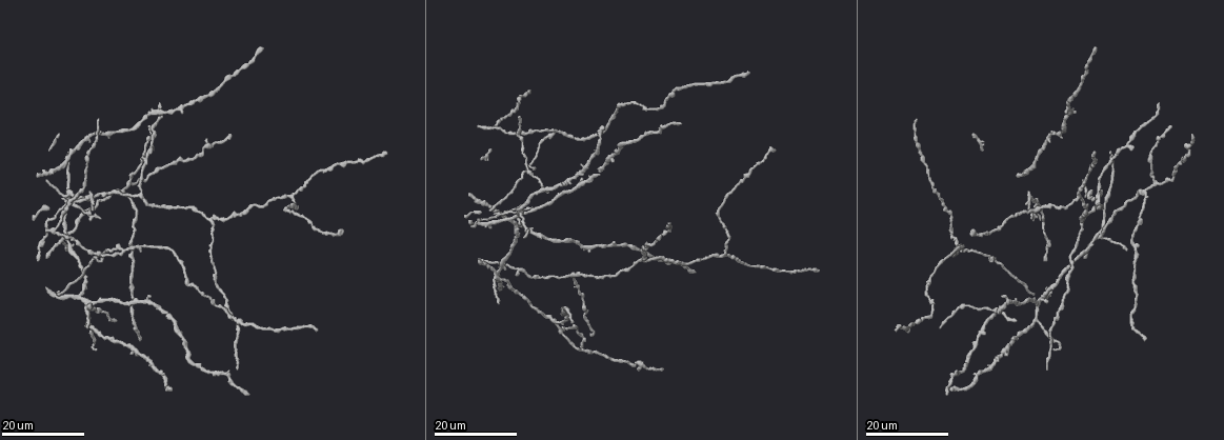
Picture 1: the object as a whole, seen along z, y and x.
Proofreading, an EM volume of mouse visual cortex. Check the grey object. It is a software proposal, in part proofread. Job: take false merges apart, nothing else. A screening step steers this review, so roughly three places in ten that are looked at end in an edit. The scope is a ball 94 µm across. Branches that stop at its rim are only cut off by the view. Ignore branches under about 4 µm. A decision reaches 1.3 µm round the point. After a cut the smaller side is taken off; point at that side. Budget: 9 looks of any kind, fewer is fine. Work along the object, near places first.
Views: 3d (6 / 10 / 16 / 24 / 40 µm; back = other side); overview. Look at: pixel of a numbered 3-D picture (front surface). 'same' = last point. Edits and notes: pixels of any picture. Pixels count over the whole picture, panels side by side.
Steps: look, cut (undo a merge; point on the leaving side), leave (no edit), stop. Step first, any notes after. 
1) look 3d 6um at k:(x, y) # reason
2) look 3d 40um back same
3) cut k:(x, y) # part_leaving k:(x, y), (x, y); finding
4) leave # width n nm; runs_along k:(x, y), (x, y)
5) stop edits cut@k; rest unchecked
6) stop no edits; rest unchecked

look 3d 24um at 1:(1029, 203) # sudden change in width

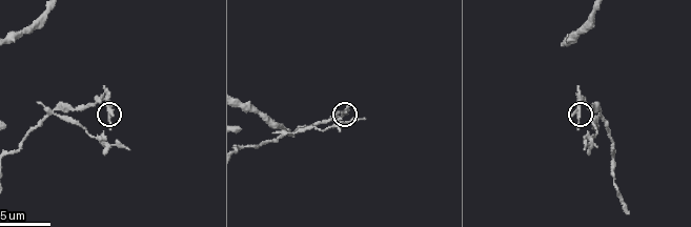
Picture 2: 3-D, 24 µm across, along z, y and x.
look 3d 6um at 2:(580, 106) # zoom in

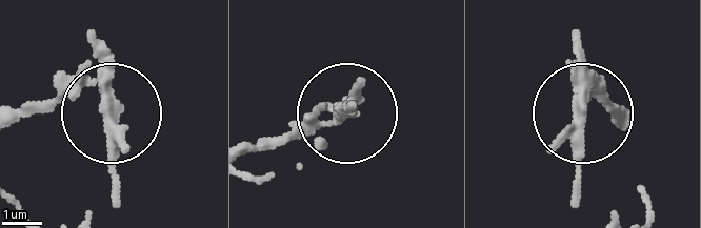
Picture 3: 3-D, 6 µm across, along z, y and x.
leave # runs_along 3:(246, 152), (343, 116); one neuron here

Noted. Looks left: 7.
look 3d 10um at 2:(283, 131) # looks like a crossing

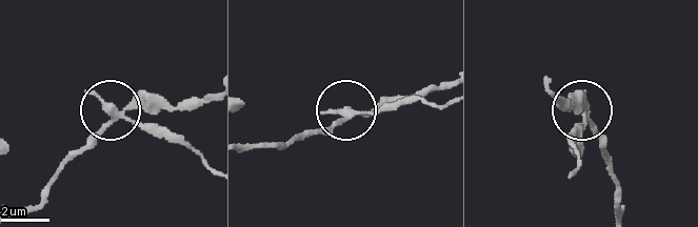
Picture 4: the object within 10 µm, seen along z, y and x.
cut 4:(151, 129) # side_arm 10 um; part_leaving 4:(121, 112), (167, 127), (210, 165); two neurons meet here

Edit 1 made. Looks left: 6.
look 3d 24um at 1:(1097, 195) # three-way junction

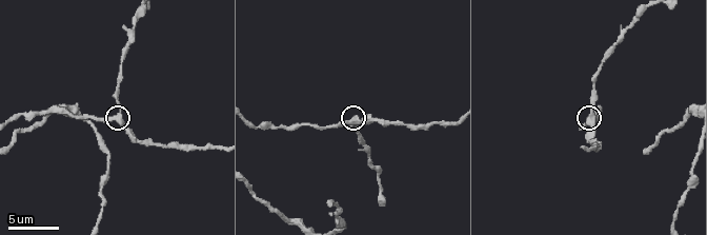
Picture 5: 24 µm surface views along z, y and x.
look 3d 10um at 5:(117, 113)

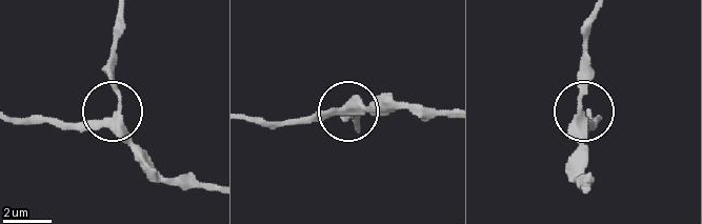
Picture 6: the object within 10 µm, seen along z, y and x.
leave # width 280 nm; runs_along 6:(15, 116), (69, 122), (105, 116), (118, 98), (112, 27); one neuron here

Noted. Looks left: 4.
look overview

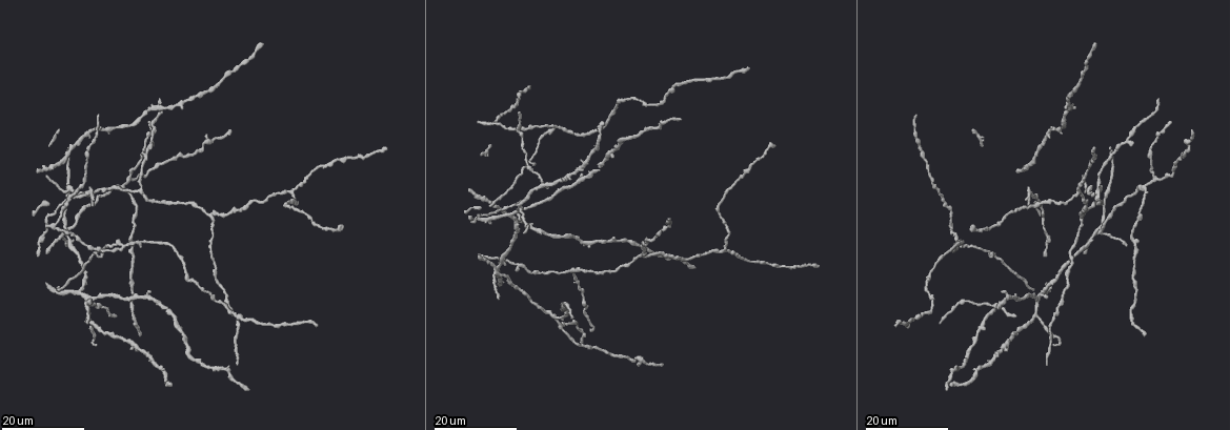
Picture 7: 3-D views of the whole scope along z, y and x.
look 3d 16um at 7:(555, 127) # two arms in line, one across

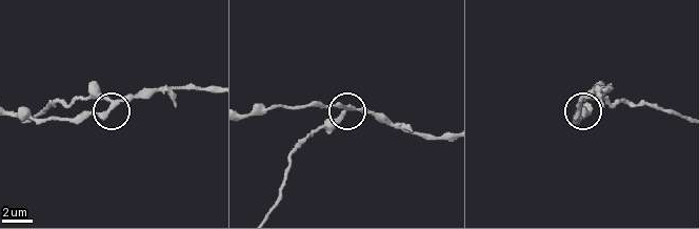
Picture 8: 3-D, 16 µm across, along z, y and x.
look 3d 10um at 8:(111, 109)

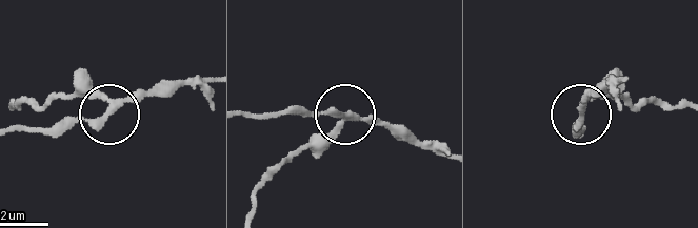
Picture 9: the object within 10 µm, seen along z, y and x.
cut 9:(83, 78) # arms 3; part_leaving 9:(339, 123), (299, 147), (263, 183), (251, 213); a second neuron is stuck on

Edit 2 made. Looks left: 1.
stop edits cut@4, cut@9; rest unchecked

